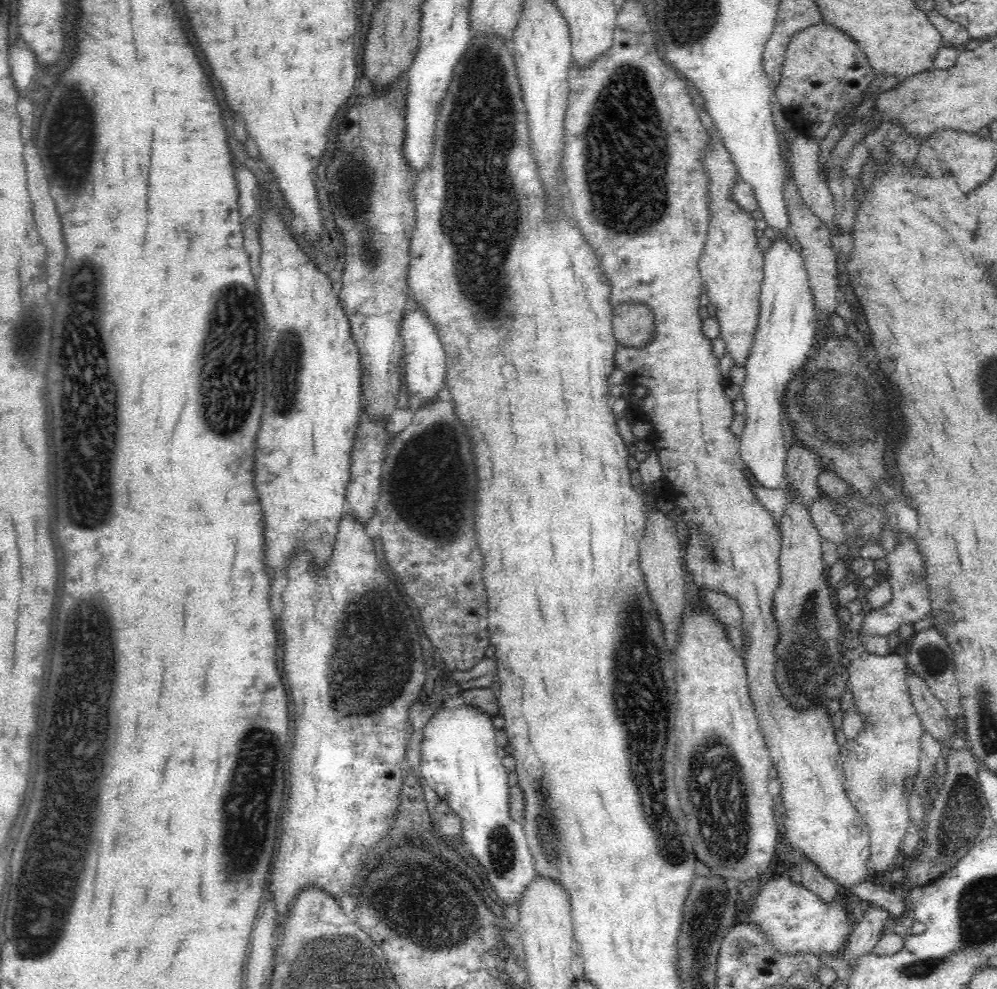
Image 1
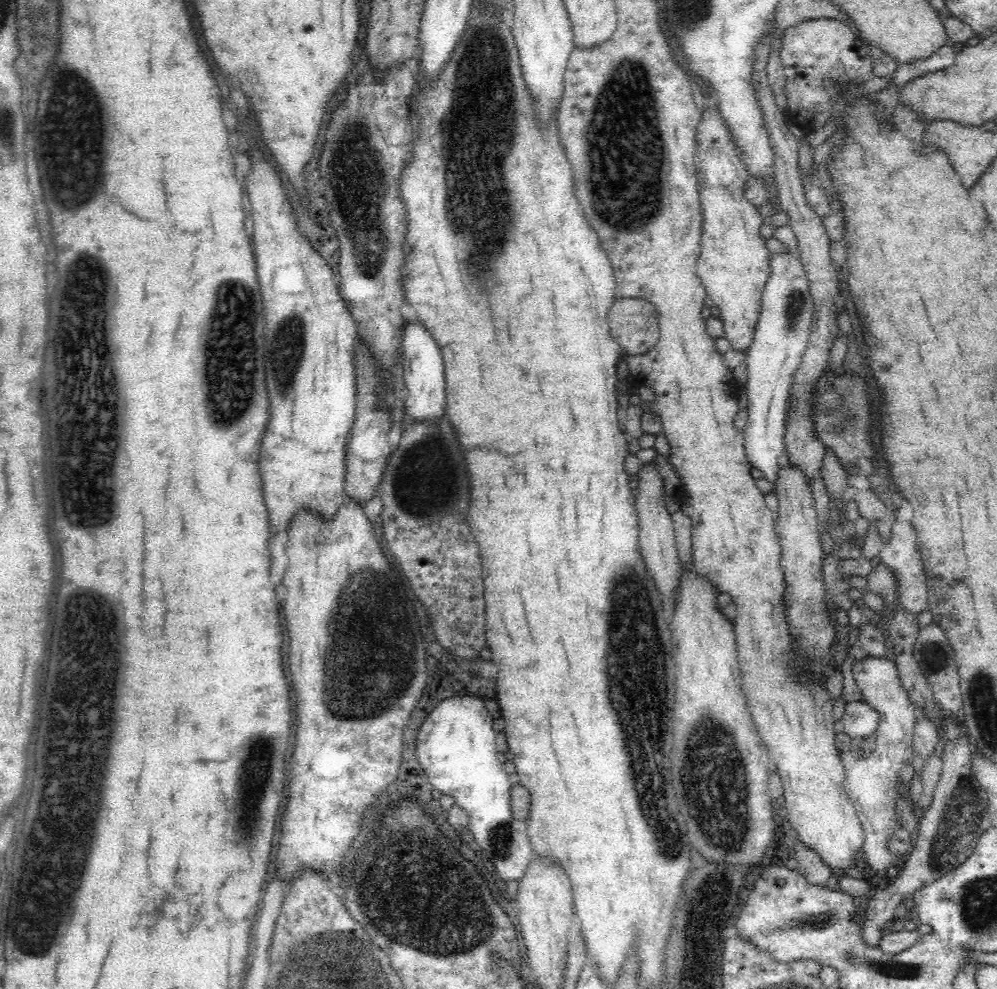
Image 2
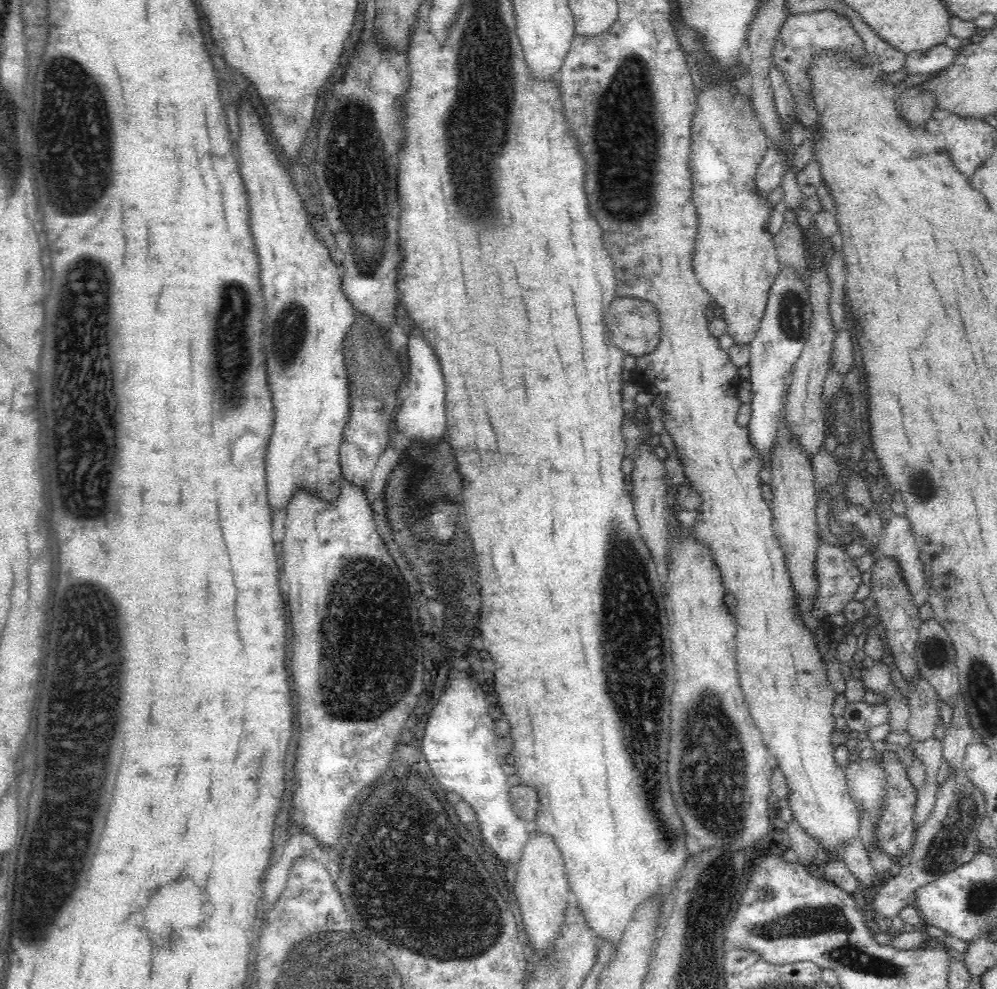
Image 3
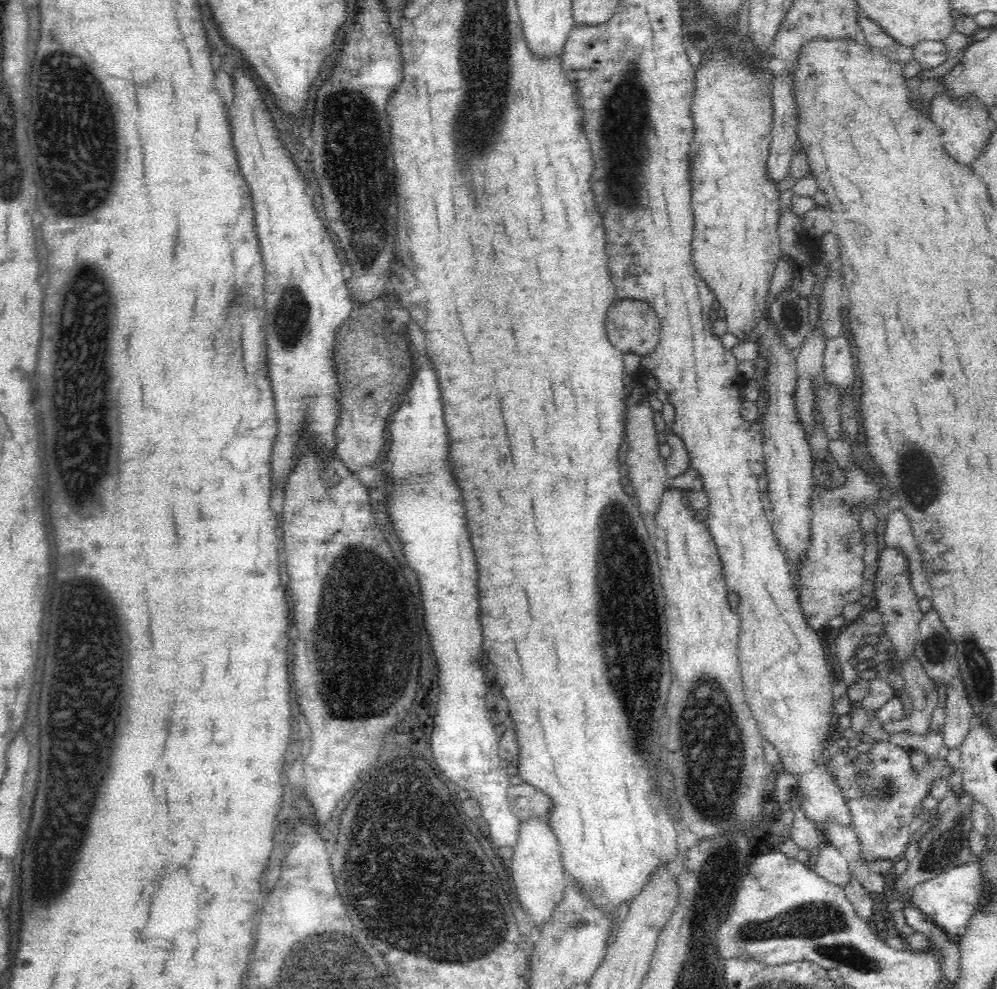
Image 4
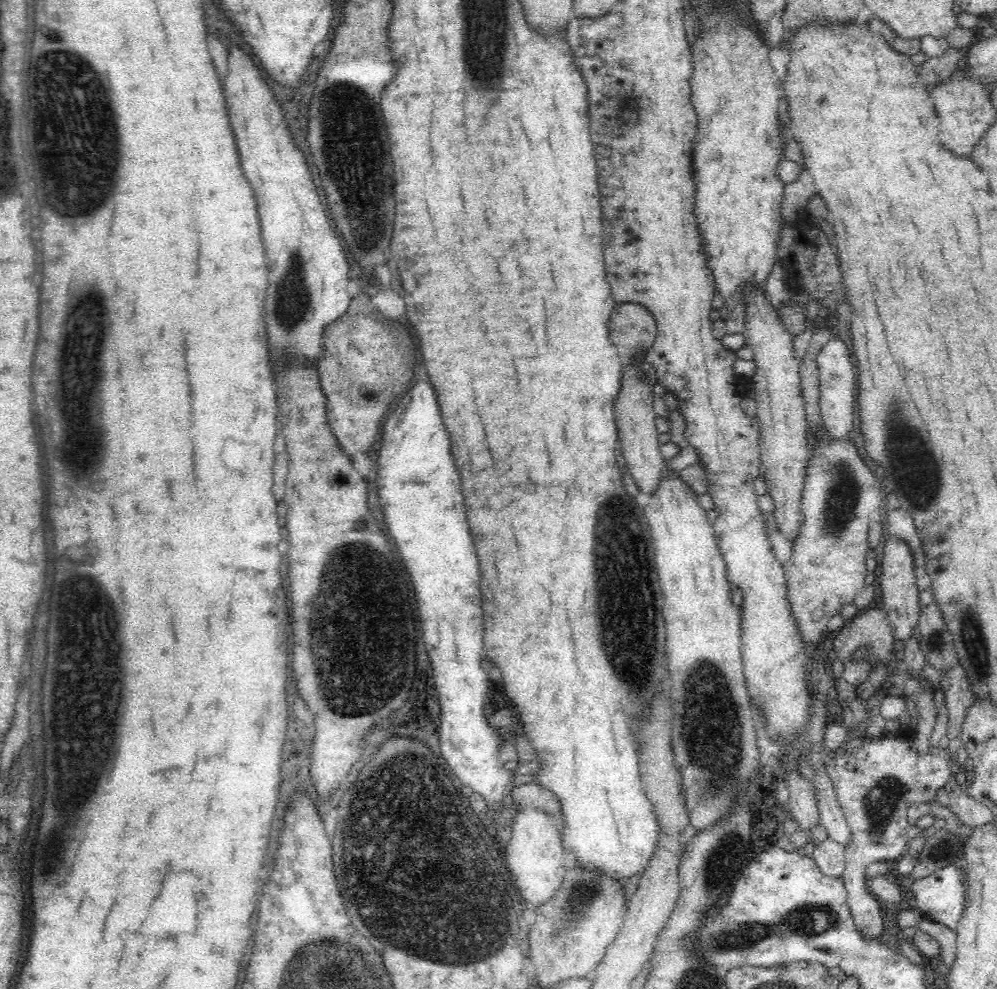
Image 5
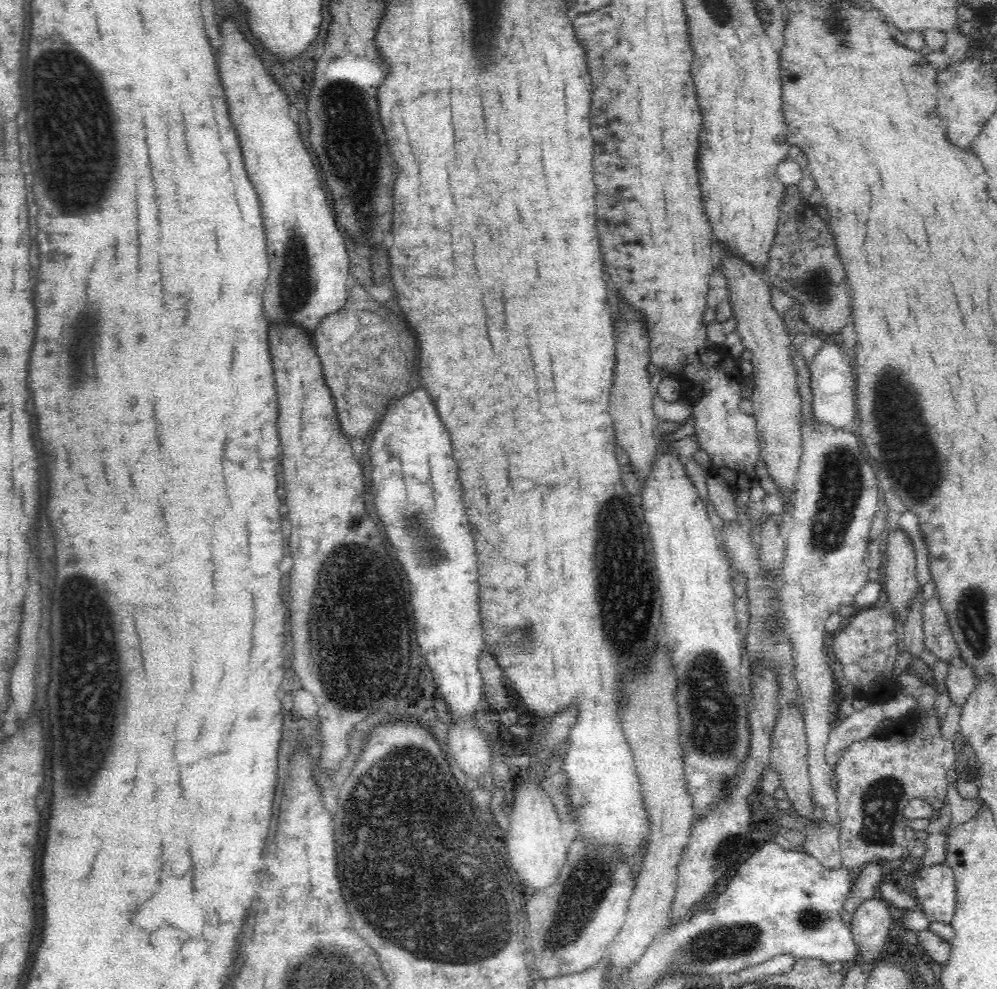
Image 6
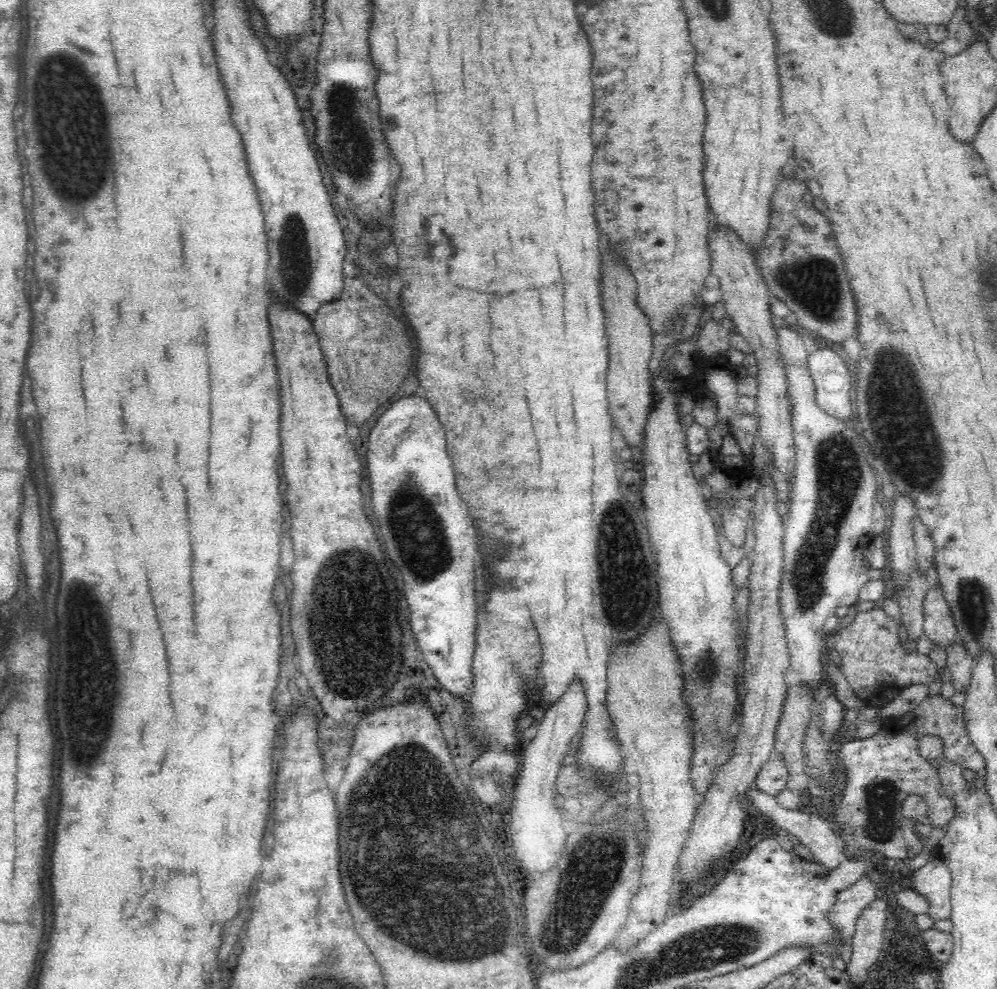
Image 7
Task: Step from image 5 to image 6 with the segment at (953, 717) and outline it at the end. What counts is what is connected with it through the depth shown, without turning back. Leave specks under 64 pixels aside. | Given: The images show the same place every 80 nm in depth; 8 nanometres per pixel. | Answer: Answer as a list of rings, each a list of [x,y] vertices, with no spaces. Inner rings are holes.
[[[956,653],[948,664],[948,674],[944,682],[945,690],[952,704],[961,707],[965,700],[974,692],[976,679],[966,661]]]

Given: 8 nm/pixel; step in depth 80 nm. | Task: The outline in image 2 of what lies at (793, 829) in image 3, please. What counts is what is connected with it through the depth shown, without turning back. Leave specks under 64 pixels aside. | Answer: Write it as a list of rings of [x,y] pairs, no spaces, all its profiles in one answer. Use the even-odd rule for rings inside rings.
[[[794,837],[796,844],[796,861],[798,861],[798,873],[813,886],[827,888],[828,881],[832,878],[833,871],[810,848],[803,846]]]

